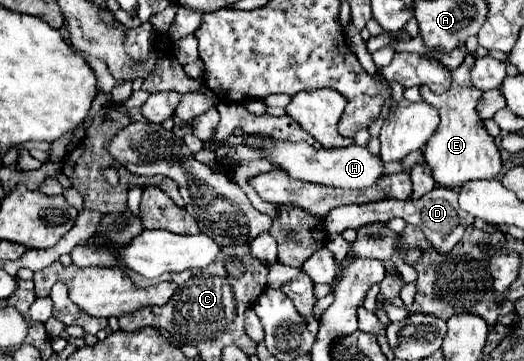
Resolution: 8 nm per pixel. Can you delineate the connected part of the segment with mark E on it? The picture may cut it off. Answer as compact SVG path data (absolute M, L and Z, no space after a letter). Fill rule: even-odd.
M465 55L463 63L451 71L453 81L445 93L435 95L425 85L419 89L423 101L433 105L441 117L437 135L427 143L423 151L427 165L433 171L433 179L441 187L461 187L471 179L493 179L501 171L501 157L495 139L483 129L483 119L475 111L475 105L483 93L475 89L469 79L473 61L475 61L473 55Z

